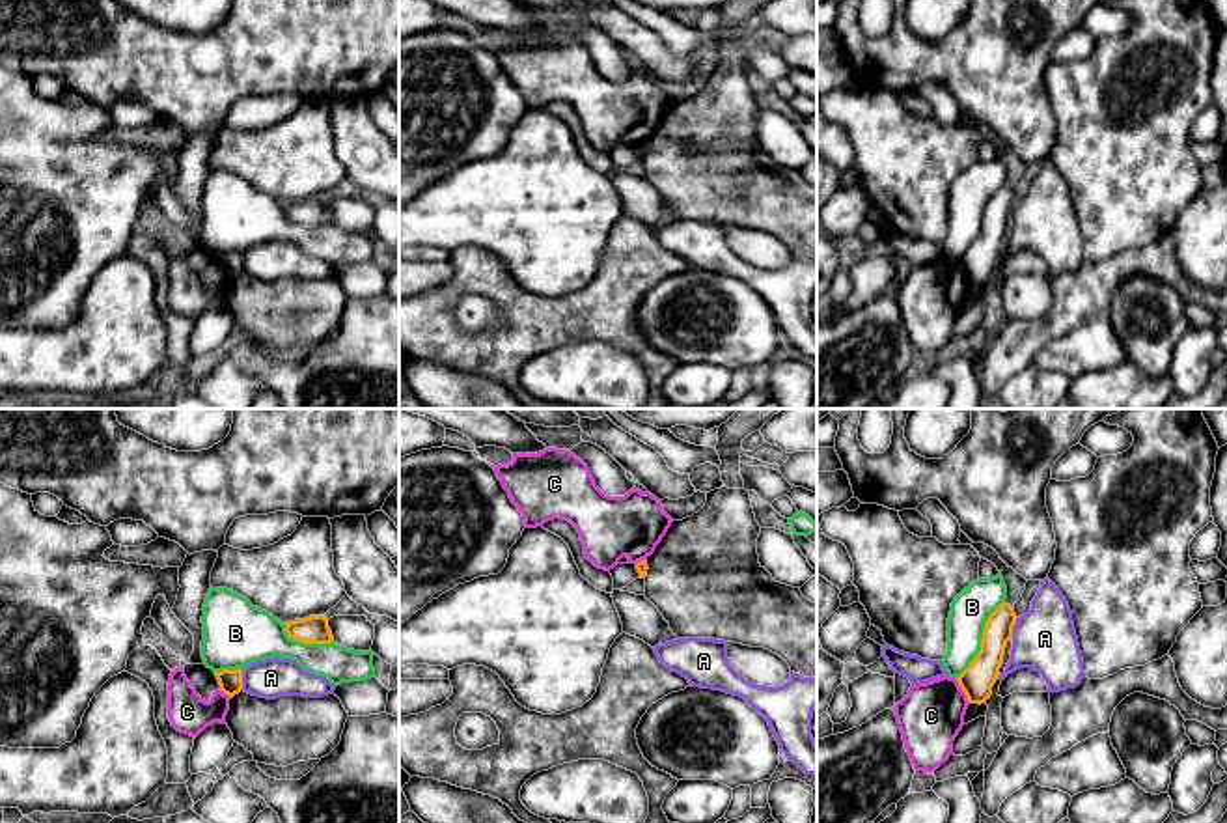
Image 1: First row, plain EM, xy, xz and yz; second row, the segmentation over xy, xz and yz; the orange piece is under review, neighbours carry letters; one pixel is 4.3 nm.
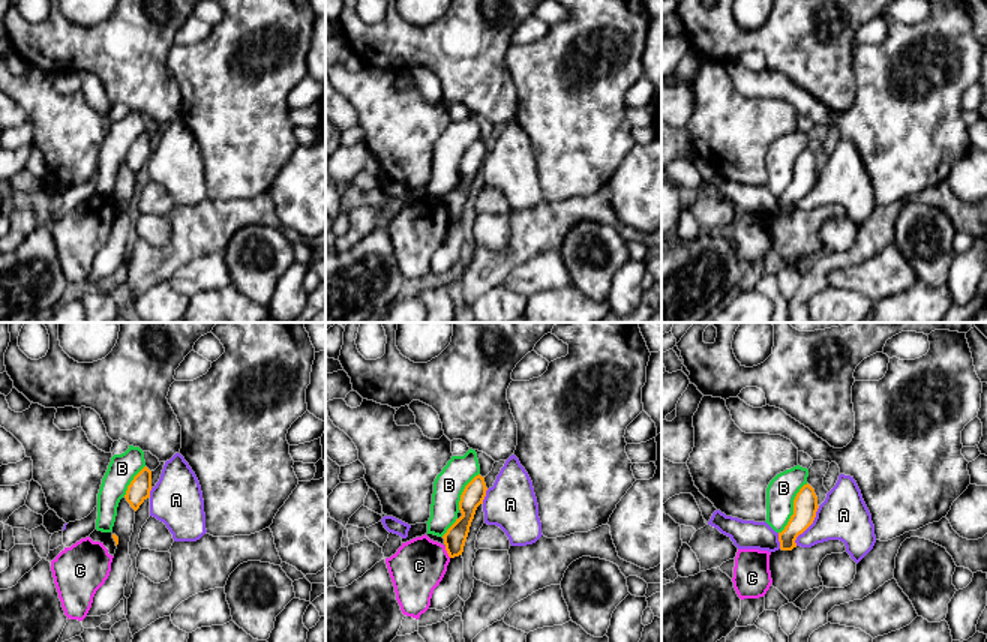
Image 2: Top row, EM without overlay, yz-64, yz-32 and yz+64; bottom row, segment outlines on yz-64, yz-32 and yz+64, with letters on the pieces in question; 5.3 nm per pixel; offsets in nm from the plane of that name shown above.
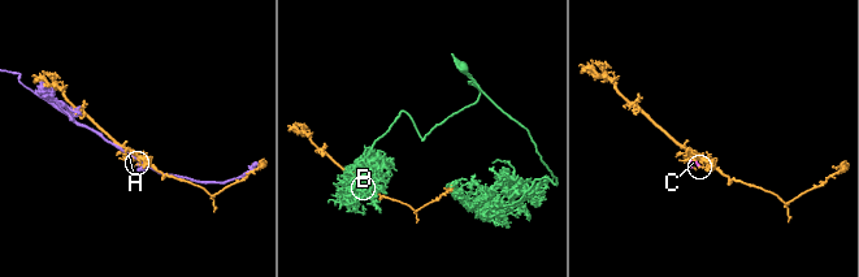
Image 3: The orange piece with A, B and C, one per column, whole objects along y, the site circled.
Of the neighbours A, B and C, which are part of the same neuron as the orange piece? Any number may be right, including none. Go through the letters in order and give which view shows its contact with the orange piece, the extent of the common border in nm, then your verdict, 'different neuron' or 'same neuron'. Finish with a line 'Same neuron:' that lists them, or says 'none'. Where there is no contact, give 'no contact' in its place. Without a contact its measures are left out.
A: meets orange in xy; contact 90 nm long; different neuron
B: meets orange in yz; contact 400 nm long; different neuron
C: meets orange in yz; contact 120 nm long; different neuron
Same neuron: none

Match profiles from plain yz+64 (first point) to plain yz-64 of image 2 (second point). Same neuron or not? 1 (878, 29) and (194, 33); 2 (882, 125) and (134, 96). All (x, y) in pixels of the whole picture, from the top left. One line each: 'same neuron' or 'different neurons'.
1: same neuron
2: different neurons

